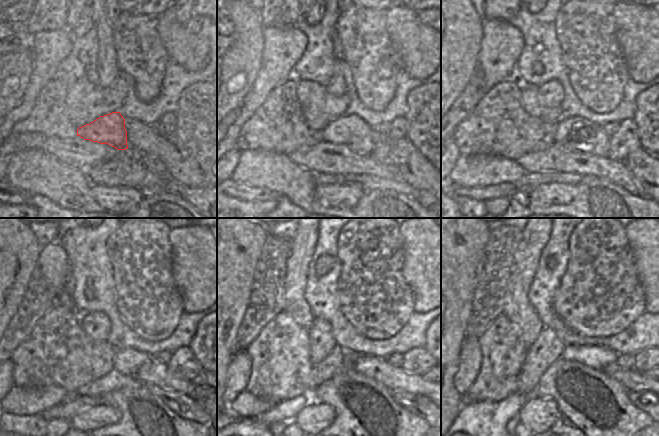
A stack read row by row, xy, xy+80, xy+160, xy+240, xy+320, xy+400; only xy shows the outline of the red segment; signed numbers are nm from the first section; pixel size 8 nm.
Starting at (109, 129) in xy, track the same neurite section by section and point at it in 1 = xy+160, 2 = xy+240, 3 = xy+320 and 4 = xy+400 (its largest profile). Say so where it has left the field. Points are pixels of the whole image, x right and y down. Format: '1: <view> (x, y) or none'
1: xy+160 (576, 133)
2: xy+240 (144, 367)
3: xy+320 (392, 377)
4: xy+400 (633, 381)

